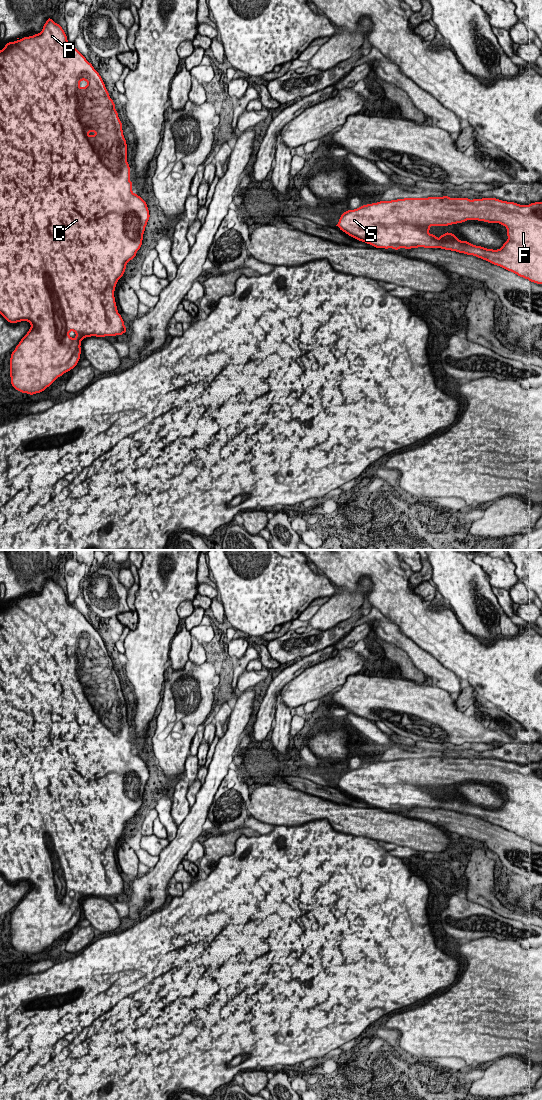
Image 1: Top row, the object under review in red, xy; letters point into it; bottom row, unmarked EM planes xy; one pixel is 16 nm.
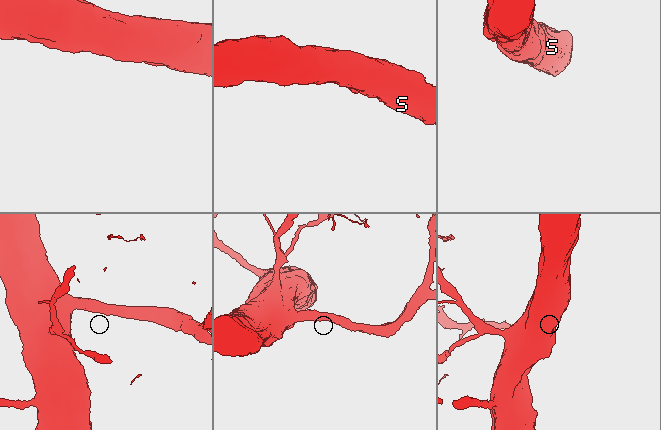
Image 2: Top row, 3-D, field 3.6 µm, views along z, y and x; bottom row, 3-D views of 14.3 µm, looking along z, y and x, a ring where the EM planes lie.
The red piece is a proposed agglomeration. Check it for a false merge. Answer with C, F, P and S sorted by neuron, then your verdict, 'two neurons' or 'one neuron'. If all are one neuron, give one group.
C F P S; one neuron

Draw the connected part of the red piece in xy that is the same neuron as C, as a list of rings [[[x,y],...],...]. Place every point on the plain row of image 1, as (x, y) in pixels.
[[[50,577],[44,584],[40,593],[29,597],[23,597],[21,600],[19,598],[17,599],[17,601],[5,604],[5,607],[0,611],[0,874],[9,883],[28,881],[31,884],[29,891],[21,899],[11,914],[10,937],[11,945],[17,951],[33,955],[44,951],[47,947],[52,945],[58,937],[70,931],[77,925],[81,914],[80,903],[84,898],[91,896],[121,896],[123,893],[126,893],[126,886],[124,885],[124,881],[117,870],[114,851],[118,840],[123,837],[123,834],[125,833],[126,824],[135,818],[136,812],[142,805],[143,794],[150,775],[146,762],[140,756],[132,752],[133,742],[129,740],[130,726],[127,722],[127,704],[123,695],[122,682],[118,677],[115,664],[110,658],[109,652],[107,651],[99,633],[94,629],[92,624],[89,623],[86,618],[68,602],[67,596],[62,587],[55,583]]]

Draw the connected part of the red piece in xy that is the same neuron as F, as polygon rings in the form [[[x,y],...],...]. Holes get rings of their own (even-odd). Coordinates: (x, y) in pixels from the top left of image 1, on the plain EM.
[[[428,757],[404,758],[363,765],[341,774],[336,785],[349,796],[376,808],[441,808],[473,815],[528,839],[542,844],[542,762],[520,765],[496,758],[473,759]],[[467,780],[499,783],[507,788],[508,800],[501,809],[493,810],[459,800],[455,794],[446,792],[439,798],[430,794],[431,786],[448,786]]]

